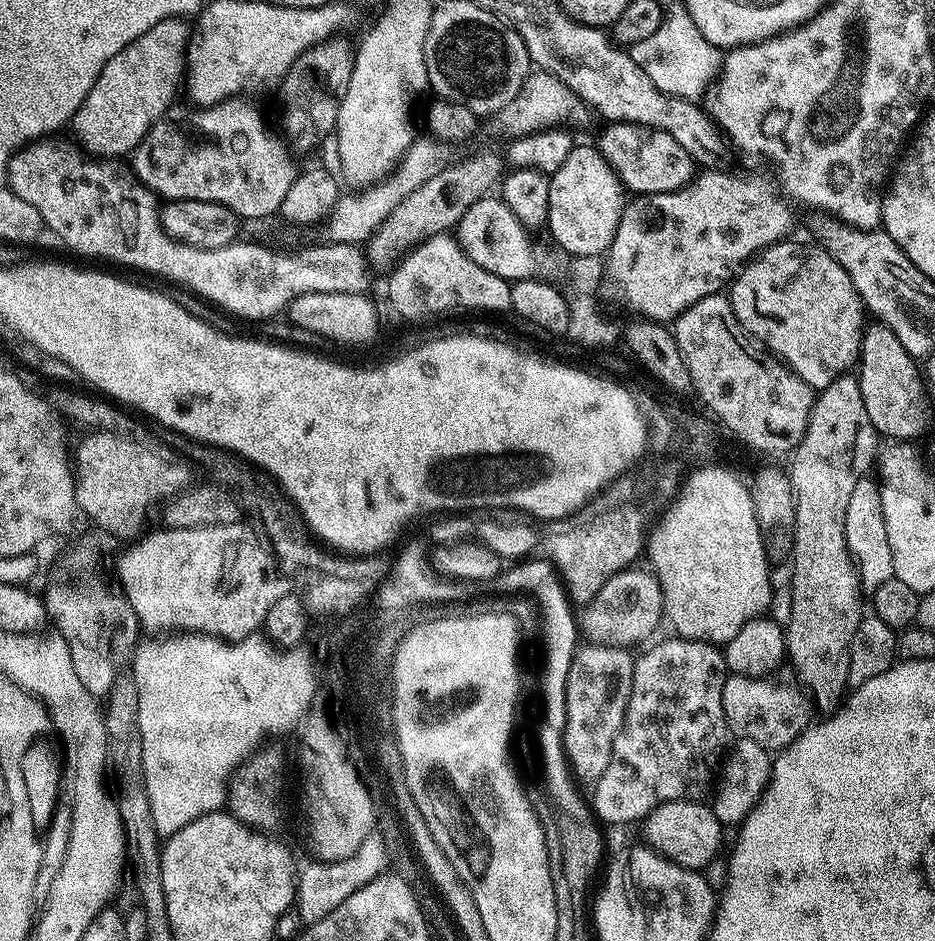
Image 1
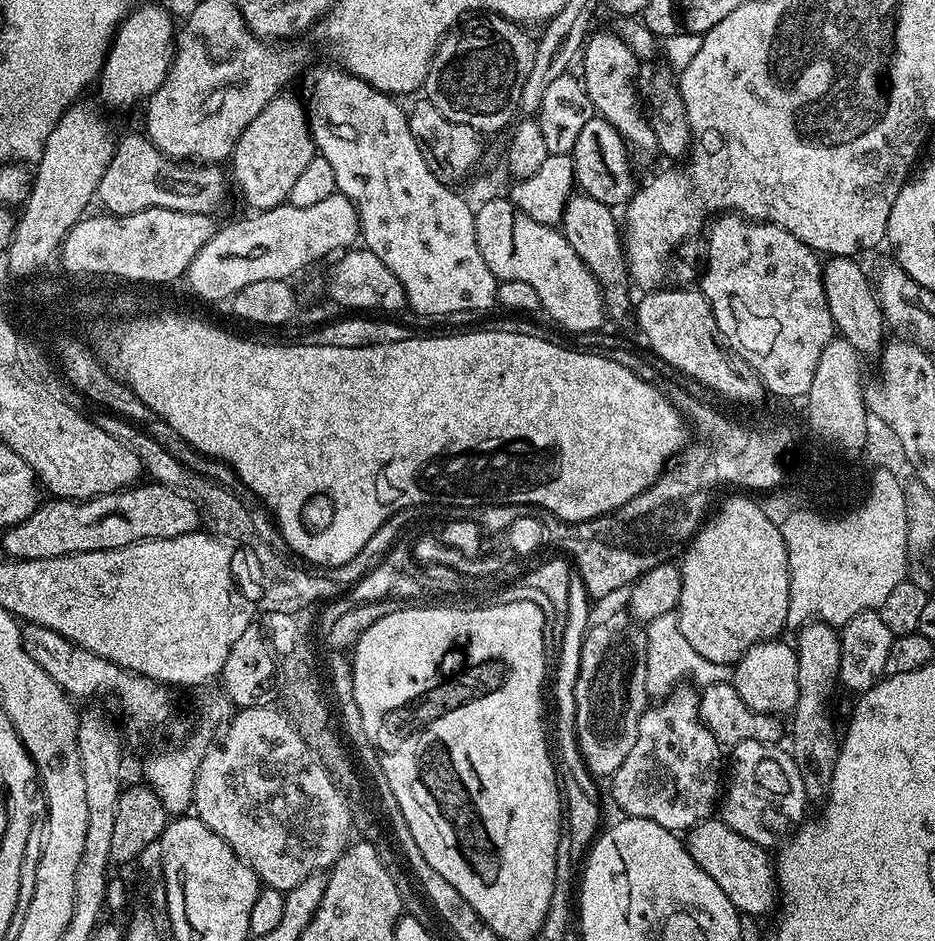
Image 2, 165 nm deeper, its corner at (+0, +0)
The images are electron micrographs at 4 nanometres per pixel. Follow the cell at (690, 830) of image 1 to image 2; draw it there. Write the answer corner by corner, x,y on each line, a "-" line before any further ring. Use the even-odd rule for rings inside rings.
720,818
702,820
688,829
686,843
694,862
698,862
698,866
702,866
702,870
706,870
706,874
710,874
718,886
722,886
722,894
730,898
737,912
764,918
771,908
773,911
777,907
778,881
774,860
767,847
735,833

